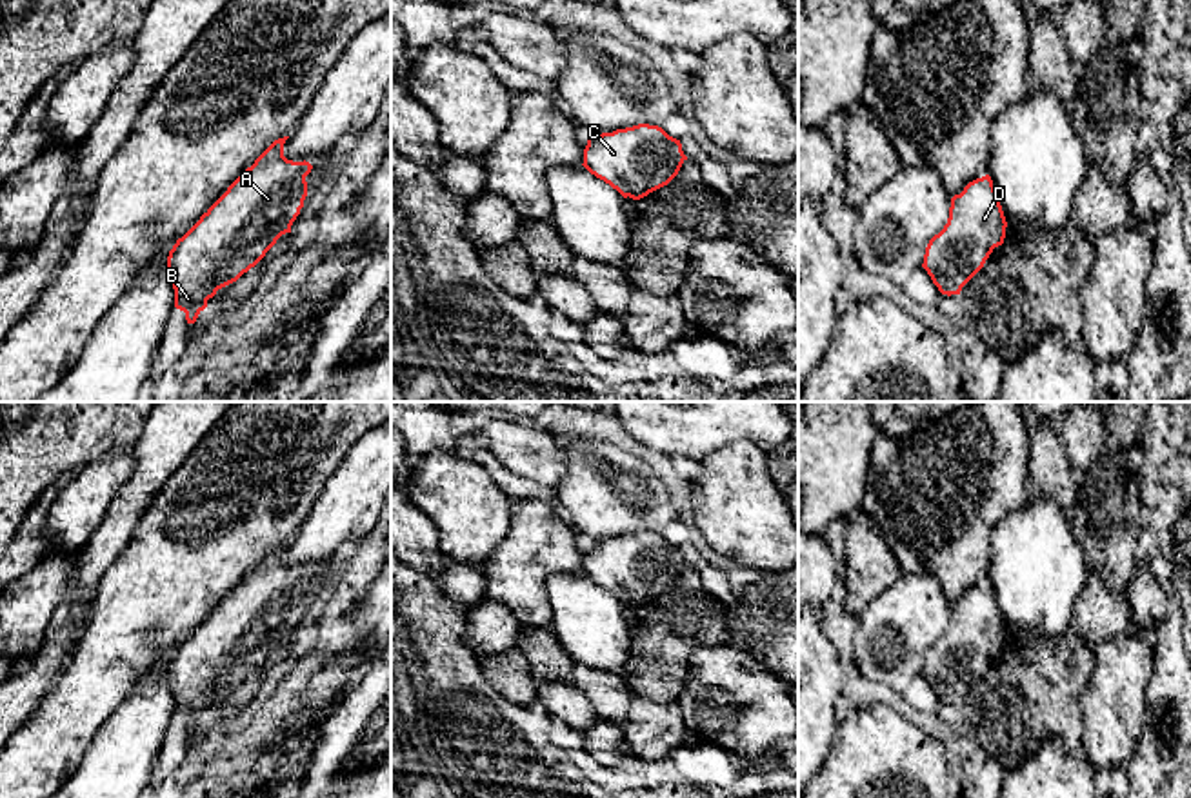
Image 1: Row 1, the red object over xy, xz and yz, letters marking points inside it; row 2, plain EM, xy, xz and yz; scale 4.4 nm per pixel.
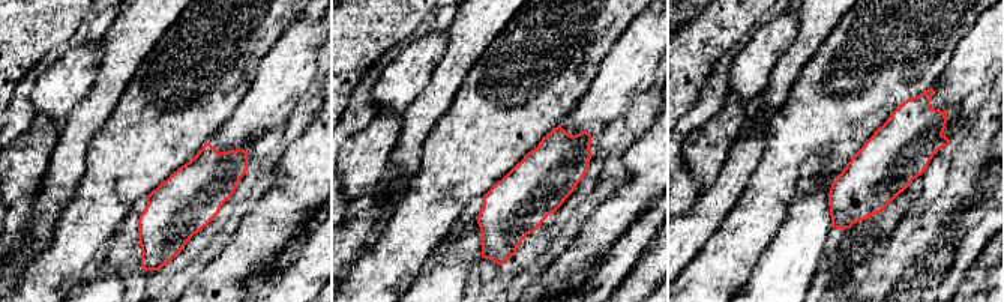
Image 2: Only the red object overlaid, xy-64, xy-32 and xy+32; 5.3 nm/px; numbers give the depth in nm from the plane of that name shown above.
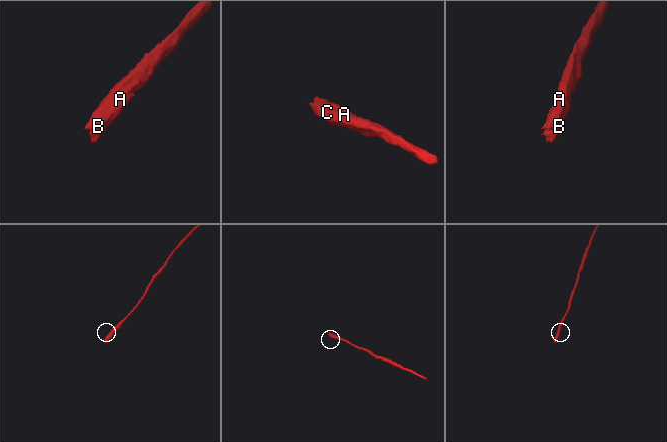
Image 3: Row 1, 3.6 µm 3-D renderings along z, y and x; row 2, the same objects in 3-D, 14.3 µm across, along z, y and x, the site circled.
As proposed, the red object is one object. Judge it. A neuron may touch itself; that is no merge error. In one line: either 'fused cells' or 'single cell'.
single cell

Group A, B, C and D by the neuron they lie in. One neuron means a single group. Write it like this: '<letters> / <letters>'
A B C D

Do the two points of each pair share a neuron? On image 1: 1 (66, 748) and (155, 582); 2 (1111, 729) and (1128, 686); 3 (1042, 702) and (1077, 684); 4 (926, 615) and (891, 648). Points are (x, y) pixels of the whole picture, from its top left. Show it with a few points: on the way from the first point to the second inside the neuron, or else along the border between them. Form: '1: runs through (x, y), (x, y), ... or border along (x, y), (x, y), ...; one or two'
1: runs through (77, 706), (133, 624); one
2: runs through (1113, 718), (1113, 700), (1117, 697); one
3: border along (1017, 664), (1048, 664), (1057, 678); two
4: runs through (917, 622), (900, 638); one

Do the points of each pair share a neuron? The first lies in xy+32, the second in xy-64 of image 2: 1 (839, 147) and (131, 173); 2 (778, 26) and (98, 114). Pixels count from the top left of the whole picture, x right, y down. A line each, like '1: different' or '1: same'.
1: same
2: different

